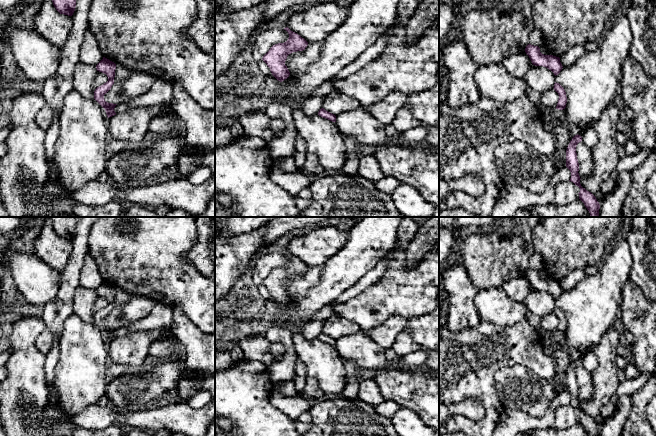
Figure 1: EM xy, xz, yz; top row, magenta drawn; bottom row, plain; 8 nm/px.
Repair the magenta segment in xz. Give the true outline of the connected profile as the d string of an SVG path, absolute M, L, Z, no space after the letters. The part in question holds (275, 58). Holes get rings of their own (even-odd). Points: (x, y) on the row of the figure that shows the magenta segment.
M288 27L284 28L289 34L289 38L284 43L273 45L263 56L262 60L270 68L272 75L280 82L287 79L290 72L285 65L287 56L293 52L303 51L308 42L297 33L291 31Z

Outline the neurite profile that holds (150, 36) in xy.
M93 0L88 13L88 27L105 58L133 72L146 72L171 84L180 83L184 91L202 107L213 109L215 59L203 52L187 35L187 29L196 16L196 0Z

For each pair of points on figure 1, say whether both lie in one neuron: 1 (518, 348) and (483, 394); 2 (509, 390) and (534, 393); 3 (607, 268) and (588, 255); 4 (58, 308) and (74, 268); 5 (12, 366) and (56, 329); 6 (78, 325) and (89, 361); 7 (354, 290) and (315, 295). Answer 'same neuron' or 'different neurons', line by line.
1: same neuron
2: same neuron
3: different neurons
4: same neuron
5: different neurons
6: same neuron
7: different neurons

